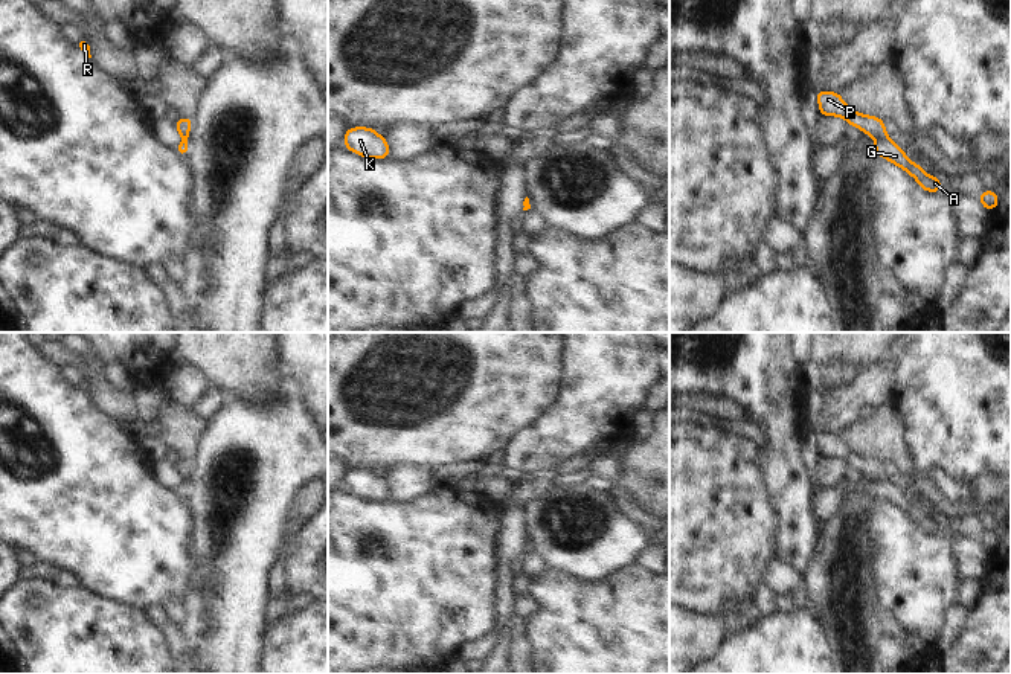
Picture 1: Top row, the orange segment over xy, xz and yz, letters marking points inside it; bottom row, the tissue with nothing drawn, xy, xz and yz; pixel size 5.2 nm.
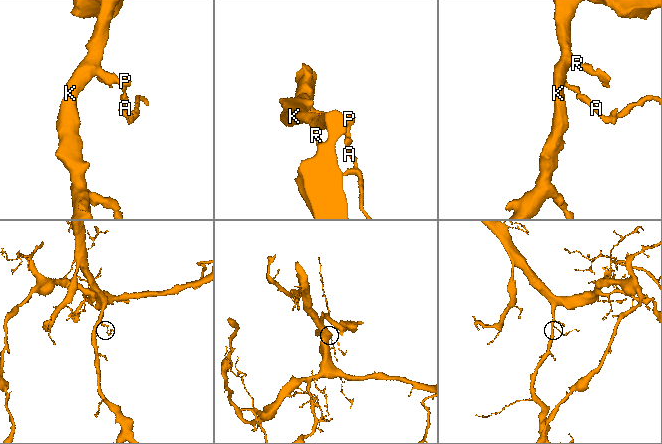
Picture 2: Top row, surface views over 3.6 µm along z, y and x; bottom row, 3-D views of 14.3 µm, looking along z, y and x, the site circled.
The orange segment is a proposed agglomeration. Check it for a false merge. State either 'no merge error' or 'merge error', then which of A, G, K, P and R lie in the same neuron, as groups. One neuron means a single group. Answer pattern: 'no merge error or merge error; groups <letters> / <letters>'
merge error; groups A G / K P R

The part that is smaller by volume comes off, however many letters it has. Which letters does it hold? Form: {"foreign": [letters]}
{"foreign": ["A", "G"]}

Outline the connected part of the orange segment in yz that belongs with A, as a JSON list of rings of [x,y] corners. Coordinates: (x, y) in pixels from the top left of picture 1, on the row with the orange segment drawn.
[[[889,137],[875,139],[874,149],[878,157],[887,159],[891,163],[903,168],[909,172],[920,186],[927,192],[939,192],[941,191],[941,178],[932,177],[926,174],[918,163],[910,162],[904,151],[892,142]]]

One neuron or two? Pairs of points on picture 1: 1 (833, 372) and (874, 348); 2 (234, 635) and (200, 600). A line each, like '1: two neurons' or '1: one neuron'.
1: two neurons
2: one neuron

